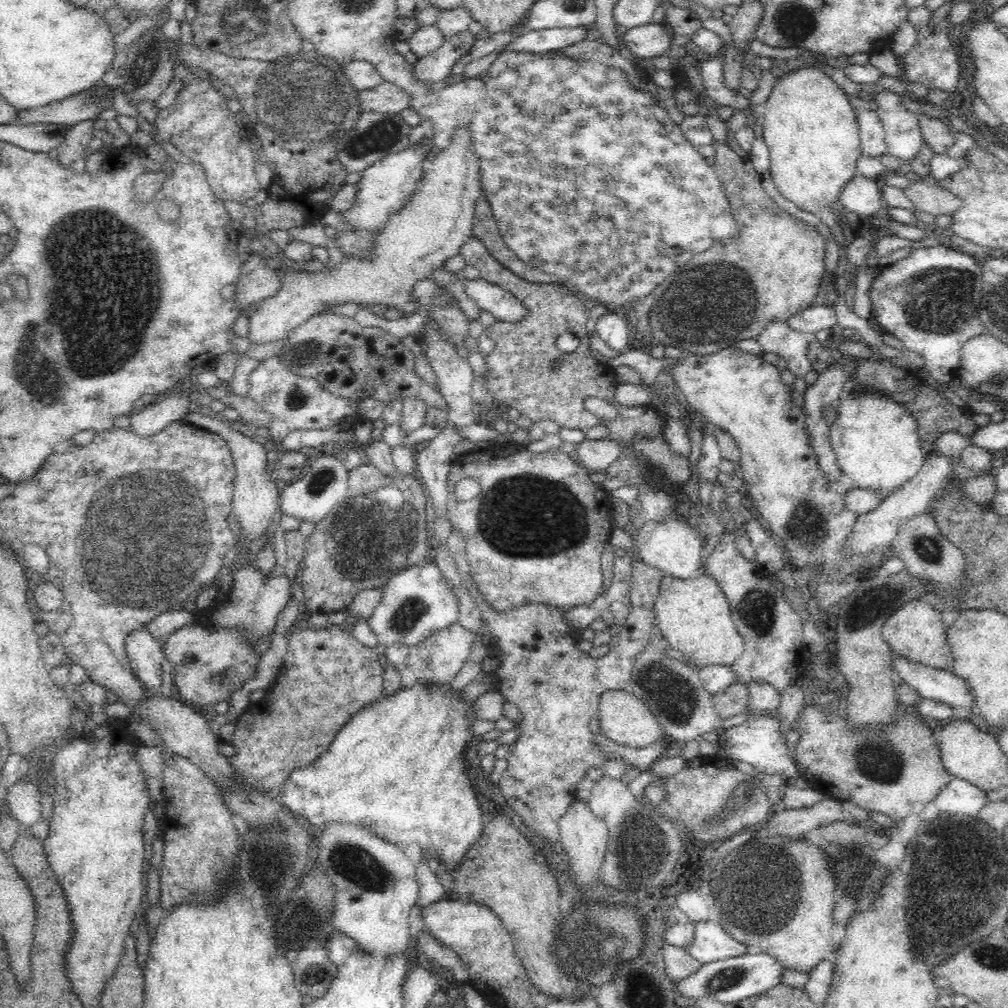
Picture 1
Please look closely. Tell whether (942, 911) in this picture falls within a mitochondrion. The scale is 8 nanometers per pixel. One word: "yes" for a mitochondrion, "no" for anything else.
yes

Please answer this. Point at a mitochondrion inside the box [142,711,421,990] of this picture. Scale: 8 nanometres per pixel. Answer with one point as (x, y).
(265, 864)

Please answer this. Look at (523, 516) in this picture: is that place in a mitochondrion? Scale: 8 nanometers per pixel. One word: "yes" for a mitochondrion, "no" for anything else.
yes

